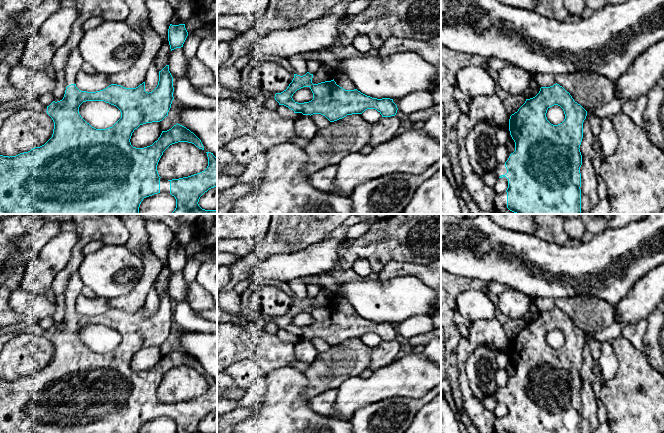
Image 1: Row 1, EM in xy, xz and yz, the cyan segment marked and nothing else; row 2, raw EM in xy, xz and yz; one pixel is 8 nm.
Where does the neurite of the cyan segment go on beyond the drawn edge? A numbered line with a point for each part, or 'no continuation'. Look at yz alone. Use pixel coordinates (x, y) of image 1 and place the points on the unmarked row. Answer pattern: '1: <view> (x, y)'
1: yz (500, 393)

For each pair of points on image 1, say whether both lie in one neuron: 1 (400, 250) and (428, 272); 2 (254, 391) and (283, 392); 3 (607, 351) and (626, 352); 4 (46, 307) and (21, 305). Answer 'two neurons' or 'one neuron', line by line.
1: two neurons
2: two neurons
3: two neurons
4: one neuron

